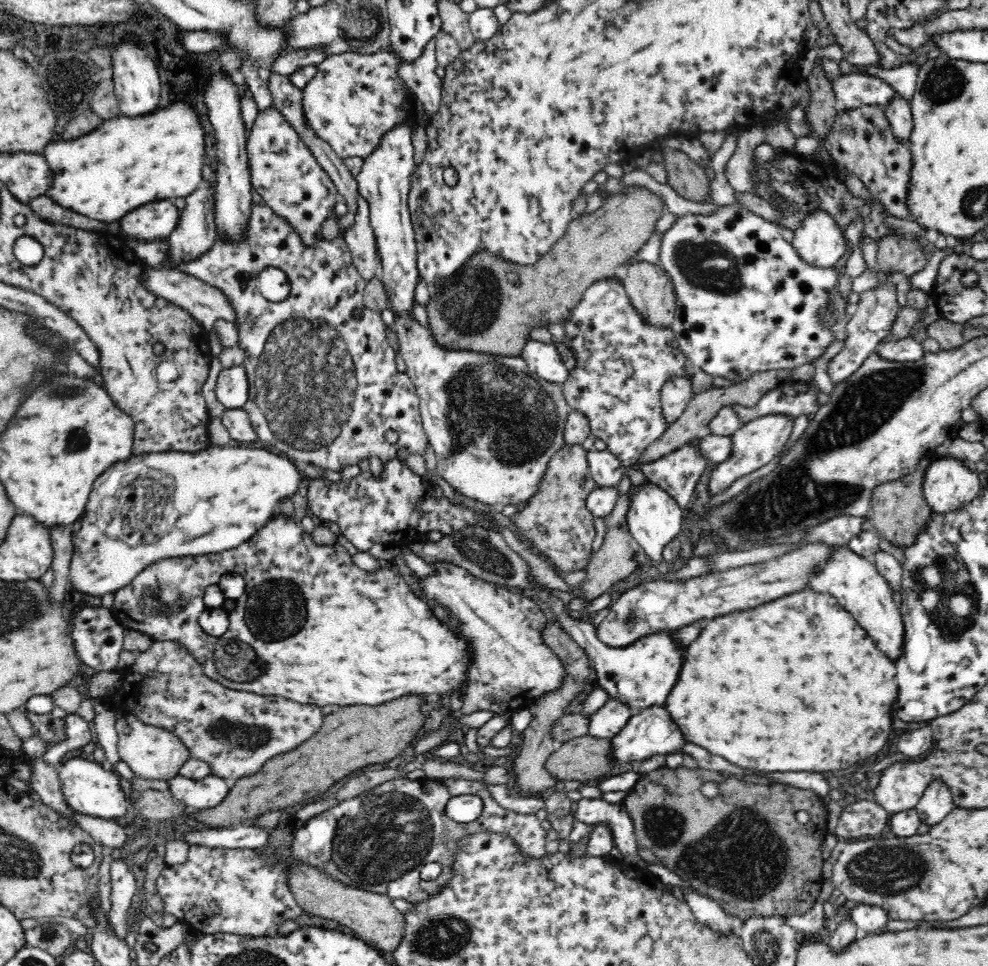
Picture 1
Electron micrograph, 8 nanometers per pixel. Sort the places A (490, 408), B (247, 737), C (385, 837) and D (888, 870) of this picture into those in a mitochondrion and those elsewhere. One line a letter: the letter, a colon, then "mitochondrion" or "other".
A: mitochondrion
B: mitochondrion
C: mitochondrion
D: mitochondrion

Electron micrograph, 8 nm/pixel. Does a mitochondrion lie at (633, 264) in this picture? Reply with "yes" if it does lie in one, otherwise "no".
no

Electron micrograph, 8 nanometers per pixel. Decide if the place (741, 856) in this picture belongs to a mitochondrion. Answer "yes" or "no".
yes

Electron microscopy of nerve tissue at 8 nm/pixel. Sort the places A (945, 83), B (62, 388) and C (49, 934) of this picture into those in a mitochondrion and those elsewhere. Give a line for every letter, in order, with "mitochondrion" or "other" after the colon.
A: mitochondrion
B: mitochondrion
C: mitochondrion

